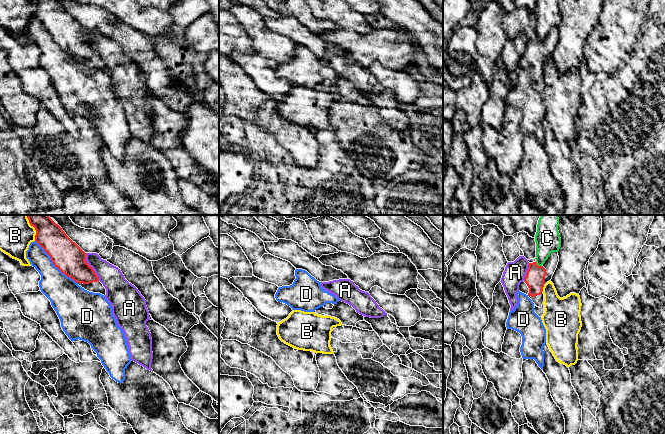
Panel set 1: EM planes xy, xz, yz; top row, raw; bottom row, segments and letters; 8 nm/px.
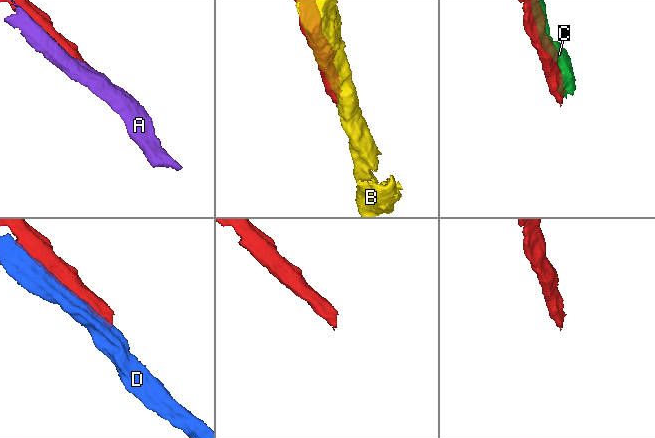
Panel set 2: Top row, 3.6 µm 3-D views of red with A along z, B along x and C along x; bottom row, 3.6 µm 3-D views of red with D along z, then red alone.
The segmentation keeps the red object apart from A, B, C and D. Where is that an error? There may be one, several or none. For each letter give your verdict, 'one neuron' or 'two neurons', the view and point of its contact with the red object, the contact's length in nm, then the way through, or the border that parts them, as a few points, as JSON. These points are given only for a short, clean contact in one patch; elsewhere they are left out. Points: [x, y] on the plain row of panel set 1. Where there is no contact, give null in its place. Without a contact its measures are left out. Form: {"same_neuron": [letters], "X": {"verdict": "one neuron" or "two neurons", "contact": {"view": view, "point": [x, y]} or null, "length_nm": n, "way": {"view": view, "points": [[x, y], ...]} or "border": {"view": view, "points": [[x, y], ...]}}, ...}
{"same_neuron": [], "A": {"verdict": "two neurons", "contact": {"view": "xy", "point": [91, 43]}, "length_nm": 260}, "B": {"verdict": "two neurons", "contact": {"view": "xy", "point": [36, 8]}, "length_nm": 140}, "C": {"verdict": "two neurons", "contact": {"view": "yz", "point": [537, 41]}, "length_nm": 70}, "D": {"verdict": "two neurons", "contact": {"view": "xy", "point": [53, 39]}, "length_nm": 480}}

